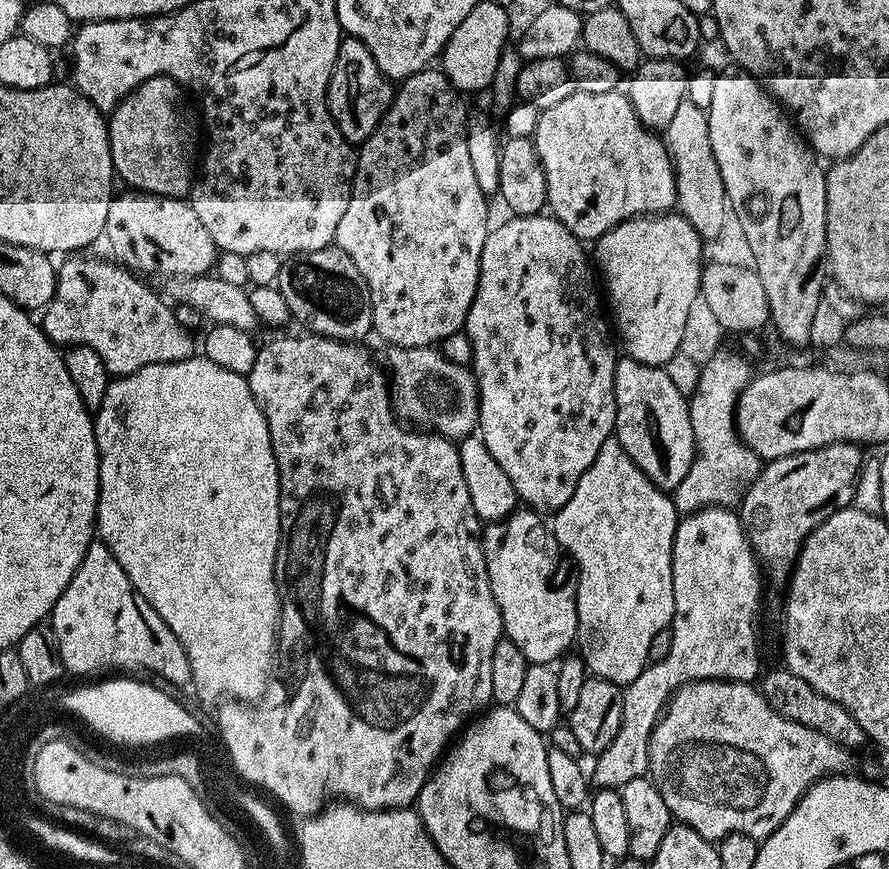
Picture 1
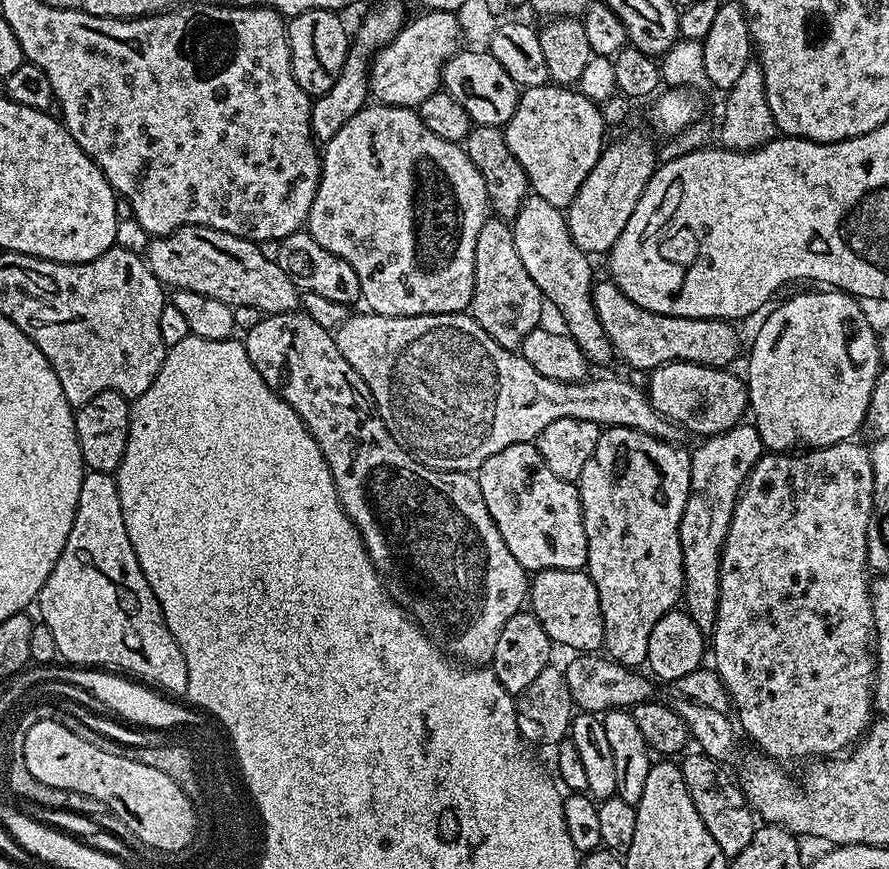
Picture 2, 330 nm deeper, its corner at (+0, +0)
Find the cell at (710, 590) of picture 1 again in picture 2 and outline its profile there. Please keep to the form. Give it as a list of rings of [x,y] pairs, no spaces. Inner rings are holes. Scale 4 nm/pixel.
[[[741,422],[730,430],[719,432],[713,436],[701,439],[700,445],[691,449],[692,469],[690,470],[690,494],[686,502],[686,510],[680,523],[680,545],[682,545],[682,562],[684,563],[684,594],[683,607],[705,630],[711,629],[716,620],[718,606],[718,590],[720,589],[720,551],[724,548],[726,534],[730,530],[730,518],[734,514],[736,499],[740,497],[740,489],[752,473],[752,467],[765,455],[766,449],[758,434],[755,424]]]

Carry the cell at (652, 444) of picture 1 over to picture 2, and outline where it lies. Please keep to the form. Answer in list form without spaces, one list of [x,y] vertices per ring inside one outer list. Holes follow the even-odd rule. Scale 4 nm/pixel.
[[[532,194],[525,200],[522,210],[516,215],[515,220],[511,221],[510,227],[514,234],[514,246],[518,250],[518,258],[522,258],[522,266],[526,266],[526,274],[530,274],[530,278],[534,278],[534,286],[538,286],[545,301],[551,307],[552,304],[556,307],[557,314],[564,319],[563,327],[568,335],[574,338],[574,342],[578,342],[589,365],[608,364],[614,360],[612,343],[606,338],[606,330],[602,330],[602,322],[598,318],[596,307],[592,304],[594,279],[592,280],[592,264],[588,261],[591,259],[589,253],[583,252],[574,242],[574,238],[570,238],[565,213],[559,208],[550,206],[550,202],[546,202],[546,198]]]

